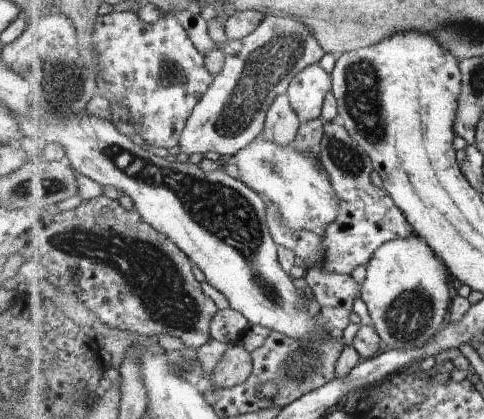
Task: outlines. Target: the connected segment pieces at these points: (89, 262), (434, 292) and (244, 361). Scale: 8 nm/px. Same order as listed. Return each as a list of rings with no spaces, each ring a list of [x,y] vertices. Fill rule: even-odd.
[[[101,194],[63,212],[43,207],[3,210],[3,256],[22,251],[28,246],[33,230],[41,230],[41,234],[45,234],[47,228],[51,228],[51,250],[55,248],[55,236],[59,236],[61,242],[57,242],[57,248],[63,250],[59,252],[63,256],[63,268],[73,268],[69,274],[48,272],[46,277],[51,278],[50,291],[67,290],[69,294],[75,294],[77,300],[109,328],[130,330],[152,339],[160,334],[173,335],[181,338],[191,349],[200,349],[211,340],[210,328],[214,316],[218,314],[217,304],[203,294],[201,284],[193,274],[191,257],[170,236],[151,226],[137,208],[127,210],[119,200]]]
[[[414,234],[383,243],[366,266],[366,277],[363,282],[363,296],[361,297],[368,308],[371,322],[375,330],[388,348],[417,349],[434,338],[447,323],[449,307],[451,306],[451,290],[449,282],[452,276],[448,266],[436,255],[431,245]]]
[[[241,343],[231,344],[212,372],[212,384],[215,388],[233,388],[243,384],[252,370],[252,354]]]

